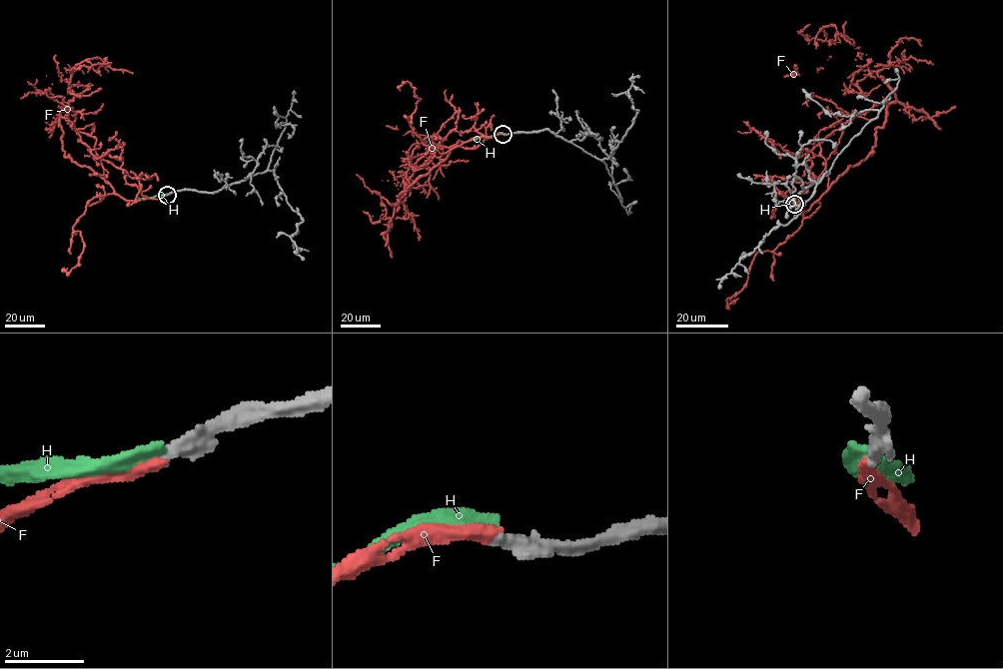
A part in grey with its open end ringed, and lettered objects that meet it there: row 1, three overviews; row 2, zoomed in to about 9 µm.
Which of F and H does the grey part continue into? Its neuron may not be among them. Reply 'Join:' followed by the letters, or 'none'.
Join: F

